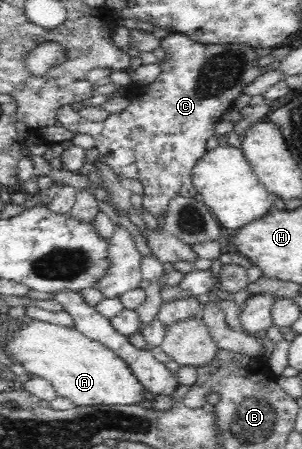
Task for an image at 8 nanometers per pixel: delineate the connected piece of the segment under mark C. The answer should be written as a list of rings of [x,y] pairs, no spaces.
[[[169,34],[161,39],[160,49],[164,52],[161,59],[164,61],[164,64],[160,64],[161,73],[158,75],[158,78],[154,80],[152,84],[145,85],[143,94],[134,96],[132,102],[130,102],[130,106],[124,108],[120,114],[109,114],[104,122],[90,122],[80,116],[79,112],[74,111],[70,105],[61,107],[57,113],[57,120],[69,132],[72,132],[74,135],[87,134],[96,139],[96,149],[98,149],[98,152],[100,153],[99,160],[108,165],[108,167],[116,173],[118,178],[140,180],[143,186],[143,206],[146,210],[150,210],[154,216],[160,216],[162,212],[166,212],[169,202],[173,198],[176,198],[177,196],[194,197],[199,193],[192,182],[193,169],[198,163],[198,160],[206,154],[206,144],[209,138],[215,135],[215,125],[221,121],[222,116],[230,110],[234,102],[244,95],[244,88],[246,88],[250,82],[256,80],[256,78],[262,74],[262,70],[264,70],[264,67],[258,64],[259,57],[256,50],[242,44],[202,45],[199,43],[195,44],[195,42],[190,40],[190,37],[186,36],[186,34]]]

